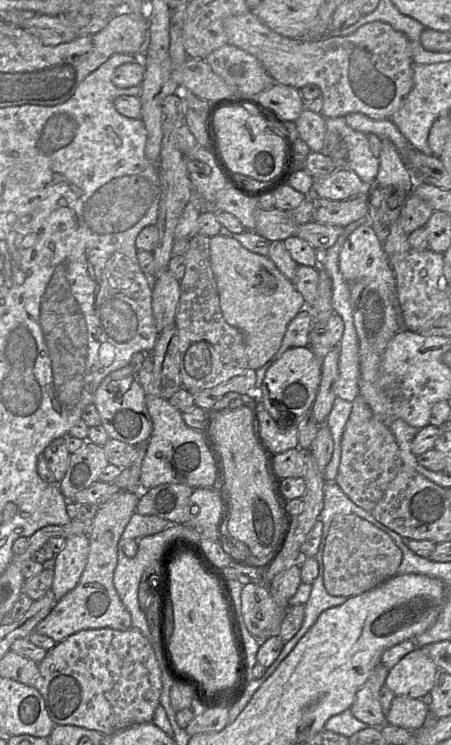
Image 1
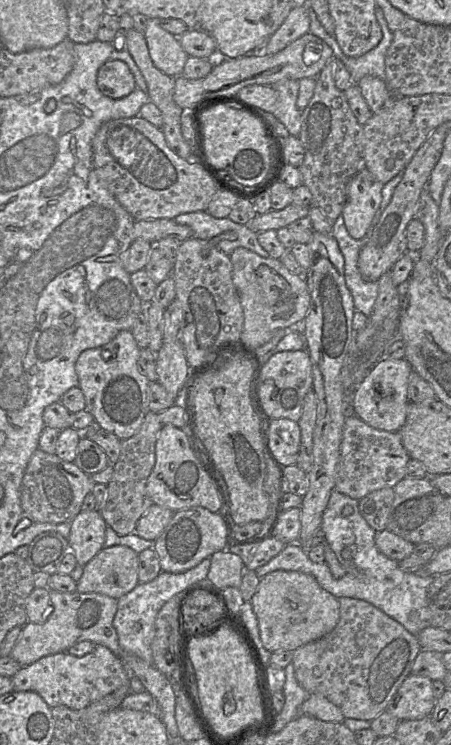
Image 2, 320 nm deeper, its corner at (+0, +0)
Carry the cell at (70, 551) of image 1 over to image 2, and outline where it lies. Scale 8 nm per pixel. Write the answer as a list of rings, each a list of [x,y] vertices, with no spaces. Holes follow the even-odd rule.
[[[80,511],[71,521],[67,538],[78,565],[84,566],[103,547],[107,524],[100,511]]]

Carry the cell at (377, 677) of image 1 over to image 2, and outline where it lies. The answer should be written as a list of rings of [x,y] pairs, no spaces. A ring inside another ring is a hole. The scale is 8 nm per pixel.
[[[350,597],[338,598],[338,601],[340,616],[335,628],[321,639],[303,645],[293,651],[292,664],[294,666],[295,676],[302,688],[310,694],[317,694],[325,697],[341,710],[345,718],[372,721],[386,710],[388,704],[396,694],[403,681],[411,674],[414,660],[422,648],[417,640],[417,636],[412,635],[399,622],[386,615],[383,611],[376,608],[369,602]]]

